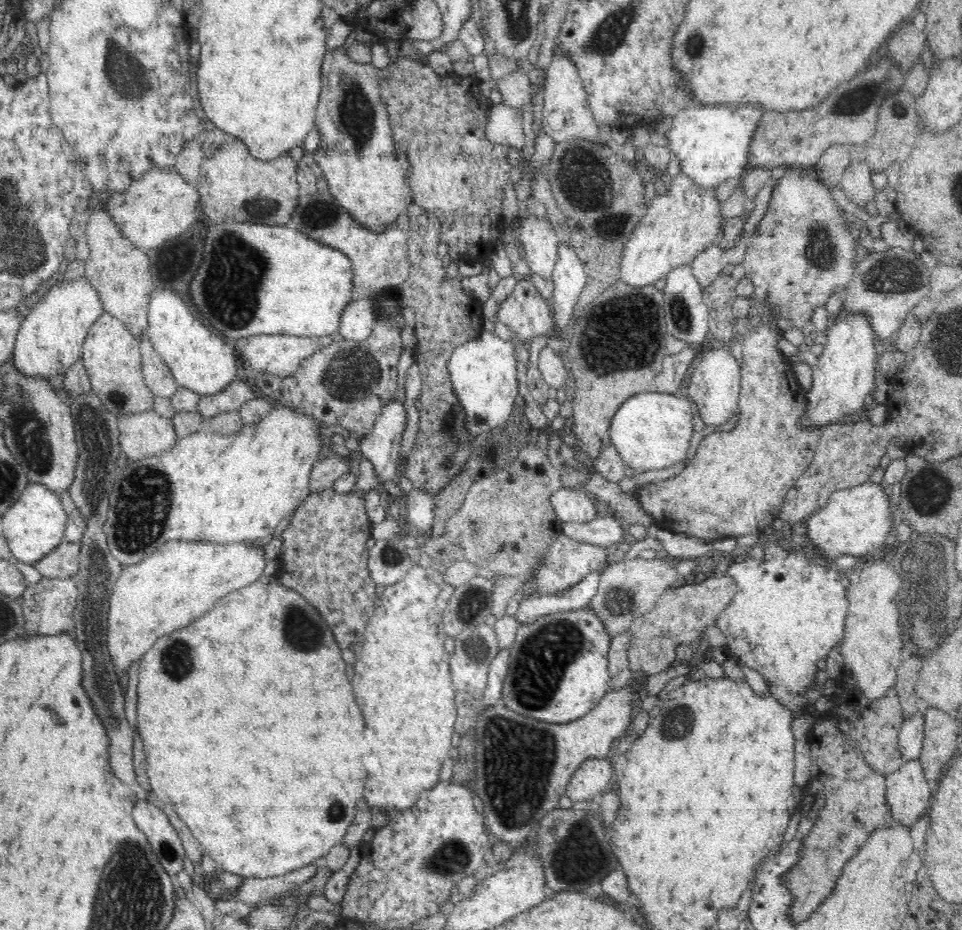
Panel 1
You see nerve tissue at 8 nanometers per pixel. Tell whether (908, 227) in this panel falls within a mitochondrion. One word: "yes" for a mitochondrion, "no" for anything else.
no

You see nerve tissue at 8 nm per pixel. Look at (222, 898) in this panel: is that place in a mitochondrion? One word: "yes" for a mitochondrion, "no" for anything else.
no

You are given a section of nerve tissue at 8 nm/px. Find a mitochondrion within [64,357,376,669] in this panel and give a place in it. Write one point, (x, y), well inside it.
(140, 506)

